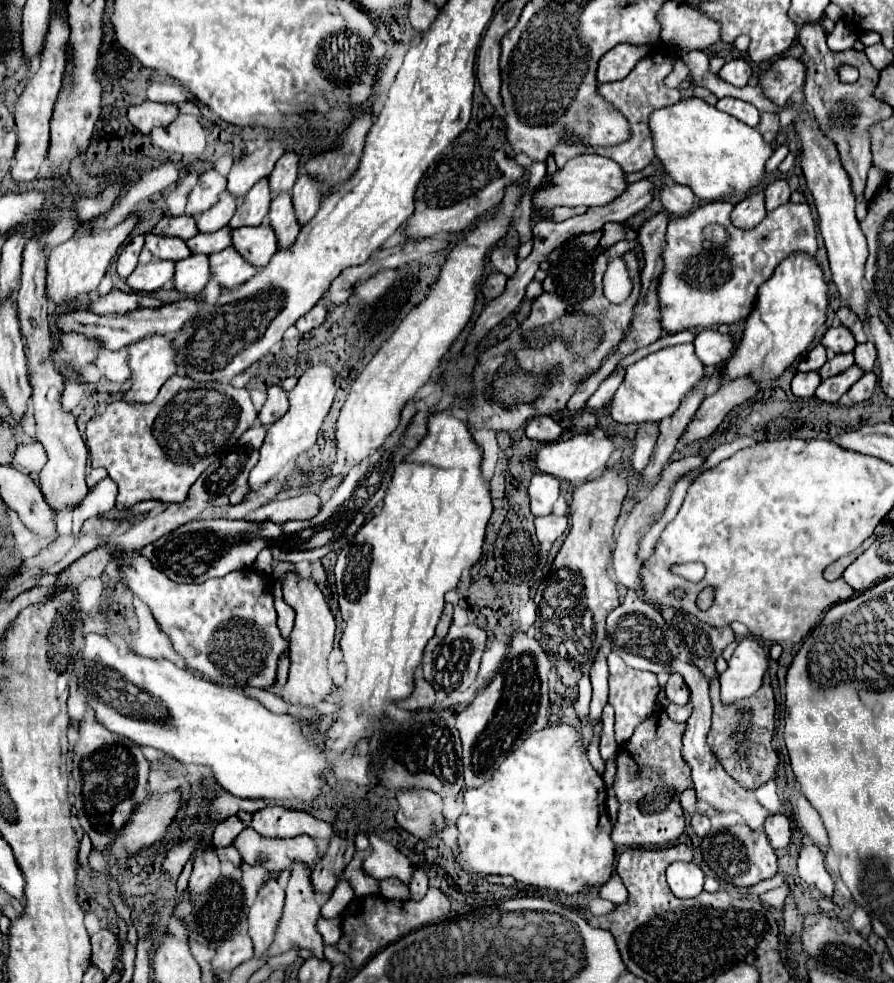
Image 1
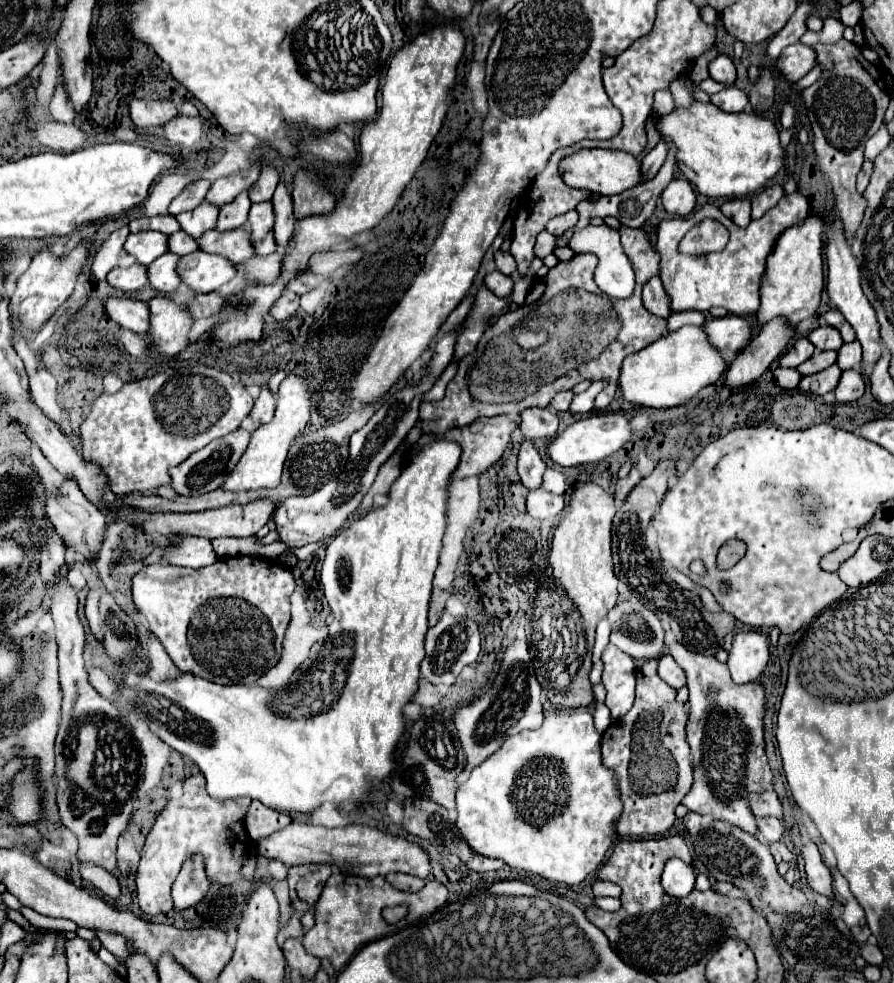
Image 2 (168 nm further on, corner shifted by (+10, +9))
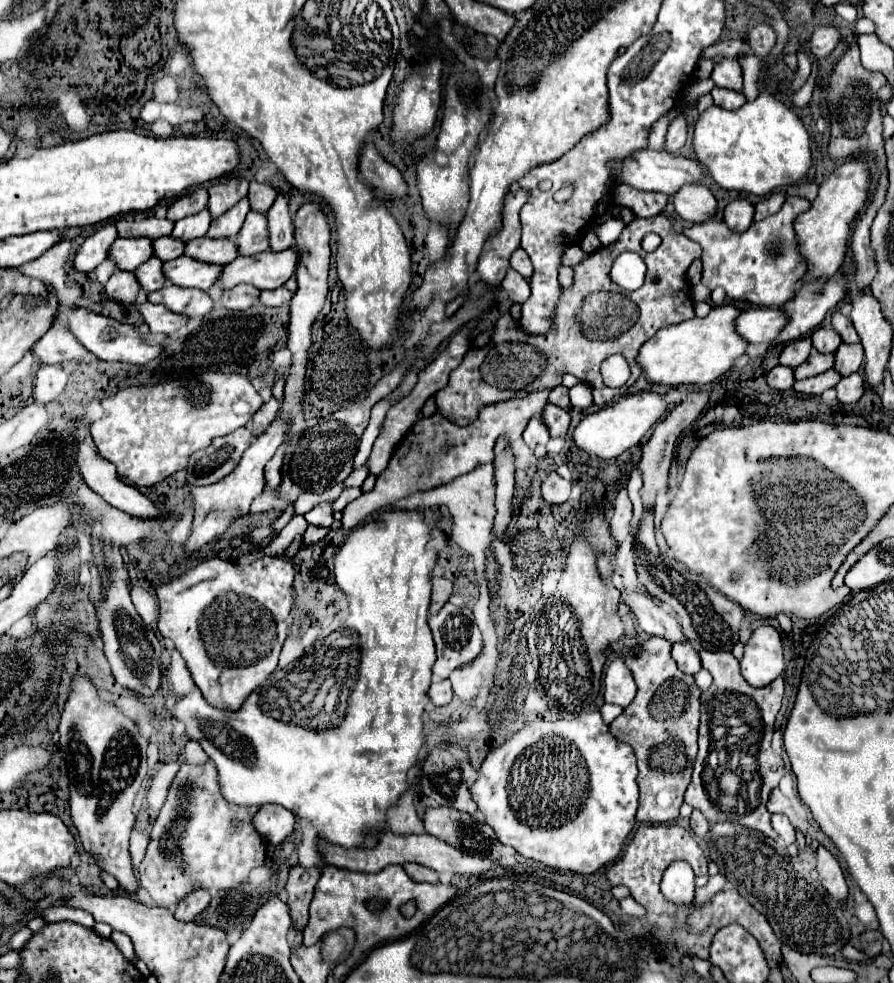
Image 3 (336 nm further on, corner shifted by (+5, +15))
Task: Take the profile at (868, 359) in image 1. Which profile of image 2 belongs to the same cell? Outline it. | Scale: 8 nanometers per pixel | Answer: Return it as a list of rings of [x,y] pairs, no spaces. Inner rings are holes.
[[[852,341],[852,343],[844,343],[840,349],[838,349],[838,367],[840,369],[852,369],[856,365],[860,365],[862,361],[862,347],[858,341]]]

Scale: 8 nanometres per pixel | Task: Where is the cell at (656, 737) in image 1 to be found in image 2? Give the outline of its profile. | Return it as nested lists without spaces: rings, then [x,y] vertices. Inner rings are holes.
[[[646,661],[636,671],[636,701],[634,707],[618,721],[614,721],[602,735],[602,763],[616,775],[616,785],[620,791],[620,801],[624,805],[622,815],[616,823],[616,831],[620,837],[646,837],[646,835],[662,835],[666,833],[674,821],[674,809],[684,799],[684,795],[692,787],[692,761],[690,747],[686,743],[686,721],[688,711],[682,703],[678,703],[676,691],[668,687],[656,673],[658,661]]]

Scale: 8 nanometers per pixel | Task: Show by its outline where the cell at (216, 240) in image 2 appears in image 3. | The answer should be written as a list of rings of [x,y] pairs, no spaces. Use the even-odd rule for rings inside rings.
[[[201,237],[201,239],[187,241],[183,255],[213,265],[227,265],[237,257],[237,245],[231,239]]]

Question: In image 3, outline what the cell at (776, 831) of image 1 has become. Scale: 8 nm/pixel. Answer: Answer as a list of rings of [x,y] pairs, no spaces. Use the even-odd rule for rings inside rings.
[[[773,815],[771,823],[773,823],[773,829],[779,833],[779,837],[785,841],[785,845],[795,843],[795,829],[785,815]]]

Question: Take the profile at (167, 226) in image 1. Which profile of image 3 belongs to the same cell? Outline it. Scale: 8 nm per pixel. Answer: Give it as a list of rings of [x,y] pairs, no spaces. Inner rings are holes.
[[[145,217],[141,221],[119,219],[115,223],[115,227],[117,227],[119,237],[149,237],[149,239],[157,239],[157,237],[171,235],[173,221],[157,219],[157,217]]]

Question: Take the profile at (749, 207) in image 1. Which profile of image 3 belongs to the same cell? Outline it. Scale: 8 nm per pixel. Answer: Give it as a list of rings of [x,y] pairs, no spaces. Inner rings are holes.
[[[735,199],[725,207],[723,221],[727,223],[727,227],[731,231],[745,231],[753,223],[753,213],[755,213],[755,209],[749,201]]]

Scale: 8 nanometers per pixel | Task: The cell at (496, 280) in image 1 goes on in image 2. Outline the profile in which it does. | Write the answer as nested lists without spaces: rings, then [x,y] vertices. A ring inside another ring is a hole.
[[[500,271],[488,273],[488,275],[484,277],[484,285],[486,285],[488,289],[492,289],[492,293],[494,293],[496,297],[508,297],[508,295],[512,293],[512,287],[514,287],[512,279],[510,279],[508,275],[502,275]]]

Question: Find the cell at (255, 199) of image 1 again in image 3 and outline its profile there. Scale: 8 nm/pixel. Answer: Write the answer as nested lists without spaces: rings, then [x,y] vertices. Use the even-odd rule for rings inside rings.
[[[243,199],[233,209],[229,209],[227,213],[223,213],[221,217],[217,217],[213,221],[207,237],[211,237],[211,239],[235,239],[247,213],[249,213],[249,201]]]

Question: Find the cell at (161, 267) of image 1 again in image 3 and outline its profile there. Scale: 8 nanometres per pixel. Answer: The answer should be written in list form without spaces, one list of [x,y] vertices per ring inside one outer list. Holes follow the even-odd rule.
[[[115,271],[105,283],[105,293],[119,305],[135,305],[139,283],[131,271]]]

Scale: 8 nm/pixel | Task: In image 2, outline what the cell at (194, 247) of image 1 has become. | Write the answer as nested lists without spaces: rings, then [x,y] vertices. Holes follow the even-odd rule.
[[[176,231],[176,233],[172,233],[170,239],[168,239],[168,251],[184,257],[184,255],[188,255],[188,253],[192,253],[192,251],[198,251],[196,243],[198,243],[198,241],[192,239],[192,237],[188,237],[186,231]]]

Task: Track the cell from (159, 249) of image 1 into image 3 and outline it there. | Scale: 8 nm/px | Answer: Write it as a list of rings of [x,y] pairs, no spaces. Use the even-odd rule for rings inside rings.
[[[117,239],[109,249],[109,259],[115,261],[117,269],[121,271],[135,271],[141,263],[145,263],[153,255],[151,239]]]

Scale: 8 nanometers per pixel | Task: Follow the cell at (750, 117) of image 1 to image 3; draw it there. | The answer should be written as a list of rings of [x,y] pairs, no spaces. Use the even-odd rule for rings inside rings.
[[[713,87],[711,89],[711,95],[713,95],[713,103],[717,107],[723,107],[723,109],[737,109],[745,103],[745,97],[743,93],[737,93],[737,91],[729,91],[729,89],[719,89],[719,87]]]

